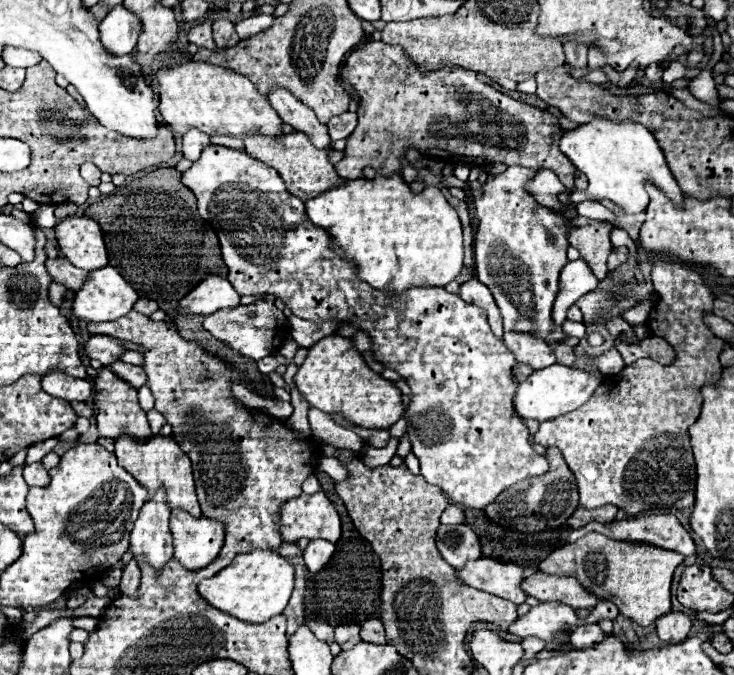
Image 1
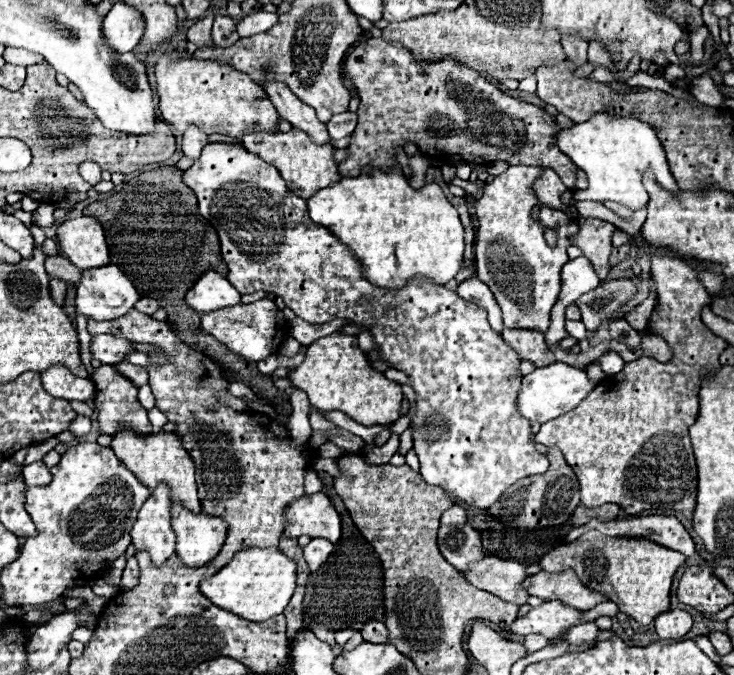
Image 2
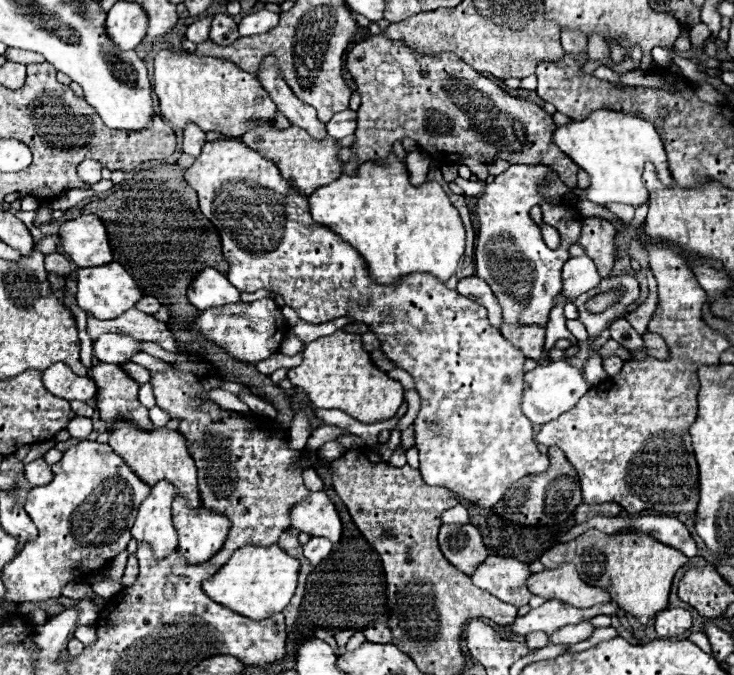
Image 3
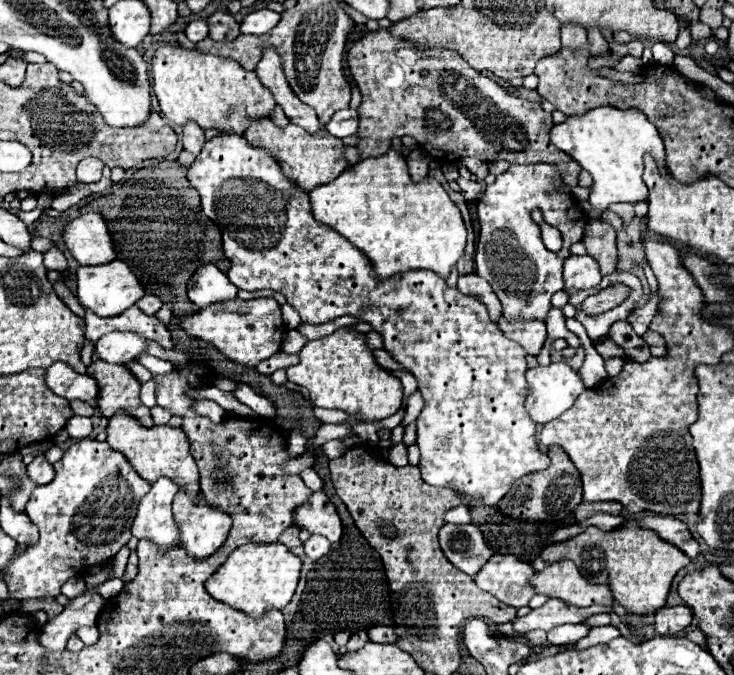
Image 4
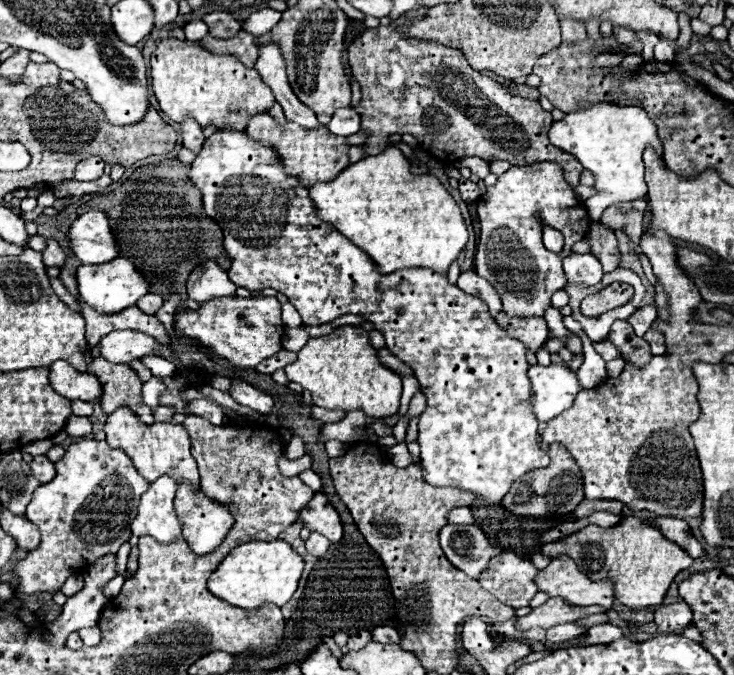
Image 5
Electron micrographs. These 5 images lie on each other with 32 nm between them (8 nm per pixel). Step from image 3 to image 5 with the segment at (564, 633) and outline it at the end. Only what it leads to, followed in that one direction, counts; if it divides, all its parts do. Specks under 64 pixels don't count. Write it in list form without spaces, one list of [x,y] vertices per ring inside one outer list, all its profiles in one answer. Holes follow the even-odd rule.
[[[558,624],[546,630],[546,640],[548,642],[566,642],[566,640],[574,640],[578,636],[582,636],[588,628],[576,626],[576,624]]]

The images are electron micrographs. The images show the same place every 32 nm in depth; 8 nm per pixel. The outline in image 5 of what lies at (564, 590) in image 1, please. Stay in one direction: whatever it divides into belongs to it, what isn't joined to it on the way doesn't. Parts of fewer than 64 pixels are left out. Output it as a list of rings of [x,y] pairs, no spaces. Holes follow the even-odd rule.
[[[556,556],[540,574],[536,576],[538,590],[550,596],[560,596],[574,606],[604,606],[614,604],[614,582],[610,578],[594,582],[584,576],[574,560],[568,556]]]

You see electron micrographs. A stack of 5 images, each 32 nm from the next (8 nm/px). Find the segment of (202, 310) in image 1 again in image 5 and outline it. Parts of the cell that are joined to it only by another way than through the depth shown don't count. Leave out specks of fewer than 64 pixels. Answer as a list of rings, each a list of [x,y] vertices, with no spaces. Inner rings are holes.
[[[206,260],[206,264],[194,268],[194,272],[188,276],[186,286],[188,286],[188,296],[196,302],[206,302],[210,298],[236,294],[236,284],[230,282],[228,272],[222,270],[214,260]]]

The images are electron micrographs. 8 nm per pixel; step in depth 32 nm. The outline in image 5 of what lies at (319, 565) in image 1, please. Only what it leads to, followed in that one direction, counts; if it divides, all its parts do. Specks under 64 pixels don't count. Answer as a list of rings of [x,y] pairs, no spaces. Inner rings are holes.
[[[310,532],[310,538],[306,540],[306,548],[308,548],[308,552],[310,552],[312,556],[322,556],[322,554],[328,550],[328,546],[330,546],[328,538],[324,538],[324,536],[318,534],[318,532]]]

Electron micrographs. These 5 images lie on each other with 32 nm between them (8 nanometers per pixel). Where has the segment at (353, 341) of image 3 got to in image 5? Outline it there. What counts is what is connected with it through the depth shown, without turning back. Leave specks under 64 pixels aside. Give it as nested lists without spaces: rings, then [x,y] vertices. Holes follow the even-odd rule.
[[[340,326],[340,328],[334,328],[330,334],[310,338],[308,344],[298,352],[298,360],[288,364],[284,370],[290,382],[298,382],[300,386],[310,390],[314,406],[320,406],[326,410],[344,410],[344,412],[362,408],[370,418],[382,418],[398,412],[402,378],[378,360],[376,348],[372,348],[370,344],[370,332],[362,330],[360,326]]]

